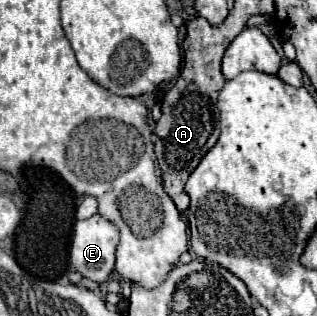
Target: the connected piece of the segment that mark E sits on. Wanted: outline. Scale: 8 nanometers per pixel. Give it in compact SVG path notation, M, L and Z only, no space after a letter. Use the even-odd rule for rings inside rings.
M94 214L78 220L70 246L70 264L94 282L106 282L114 270L114 252L118 246L118 226Z

